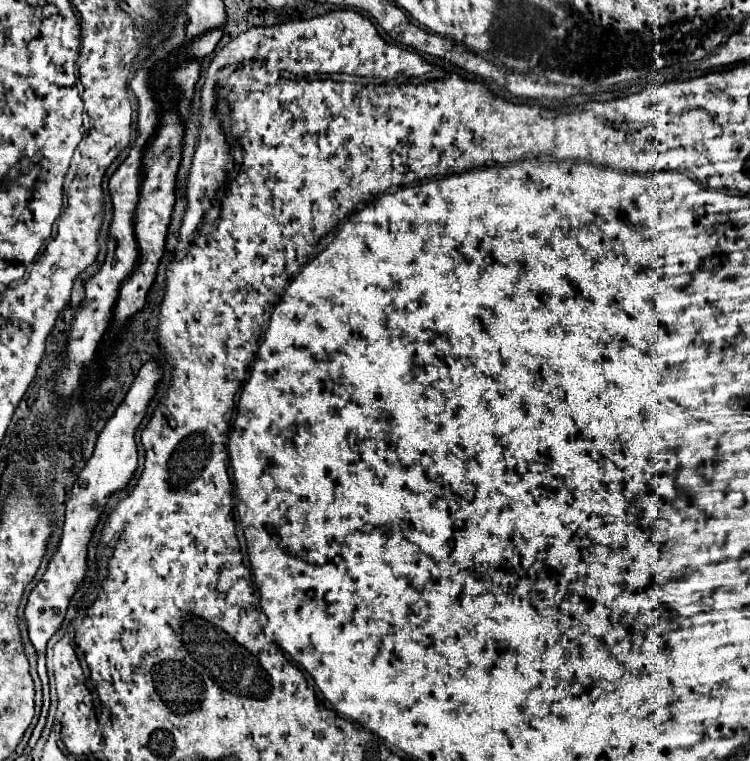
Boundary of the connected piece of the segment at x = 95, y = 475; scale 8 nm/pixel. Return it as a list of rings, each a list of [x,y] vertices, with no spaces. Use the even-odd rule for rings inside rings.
[[[148,360],[130,392],[126,394],[124,402],[118,406],[118,410],[114,412],[114,416],[106,422],[104,430],[98,436],[96,448],[92,458],[88,460],[88,464],[84,466],[84,470],[80,472],[70,500],[66,502],[66,520],[64,520],[64,534],[60,540],[60,546],[56,550],[56,554],[52,556],[48,570],[44,572],[42,580],[38,582],[38,586],[30,592],[28,596],[28,604],[26,604],[26,622],[28,622],[28,632],[30,632],[30,640],[38,652],[38,664],[42,666],[44,662],[44,654],[46,654],[46,644],[48,640],[54,636],[54,632],[60,628],[60,624],[64,622],[66,610],[70,606],[70,600],[74,596],[74,592],[82,586],[84,578],[86,578],[86,560],[88,560],[88,542],[92,538],[92,532],[100,520],[102,508],[108,502],[108,498],[120,490],[124,490],[130,482],[130,478],[134,476],[136,468],[138,468],[138,450],[136,450],[136,428],[140,426],[140,422],[146,416],[148,404],[156,392],[156,384],[162,378],[162,368],[158,366],[156,360]]]

